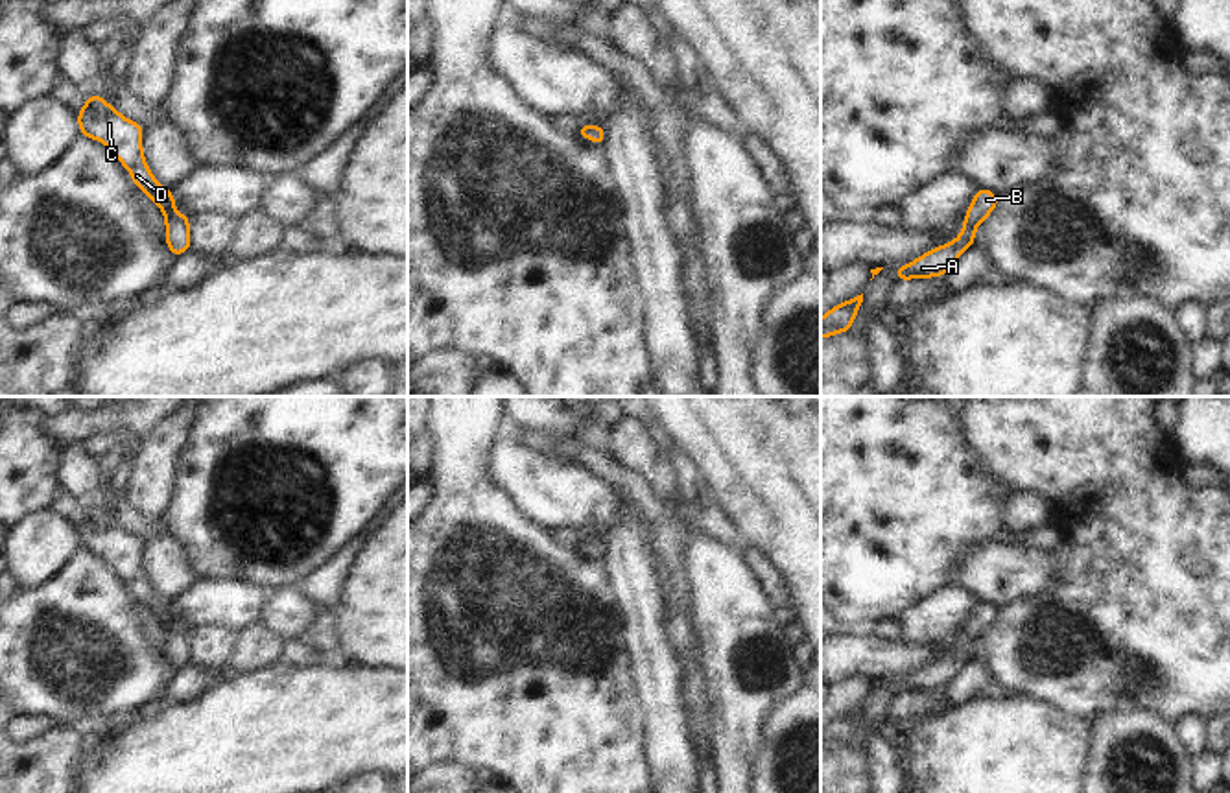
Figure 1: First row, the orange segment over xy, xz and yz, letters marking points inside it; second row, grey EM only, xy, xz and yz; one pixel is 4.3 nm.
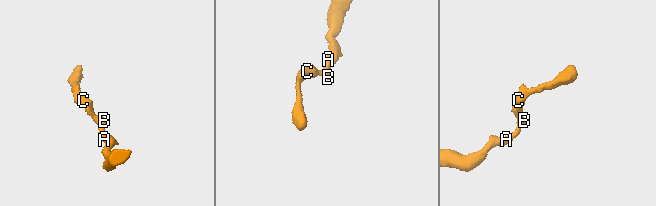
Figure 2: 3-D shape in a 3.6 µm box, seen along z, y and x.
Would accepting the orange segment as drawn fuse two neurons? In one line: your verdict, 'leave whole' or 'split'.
leave whole

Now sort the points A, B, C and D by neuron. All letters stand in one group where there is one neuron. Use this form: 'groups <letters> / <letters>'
groups A B C D

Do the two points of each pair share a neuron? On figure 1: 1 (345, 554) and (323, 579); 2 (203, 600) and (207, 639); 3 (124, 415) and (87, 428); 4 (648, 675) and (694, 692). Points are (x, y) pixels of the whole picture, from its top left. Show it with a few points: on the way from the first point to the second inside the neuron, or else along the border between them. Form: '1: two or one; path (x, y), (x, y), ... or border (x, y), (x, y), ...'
1: one; path (342, 559), (329, 574)
2: two; border (192, 627), (224, 626), (236, 633)
3: one; path (115, 419), (96, 421)
4: two; border (681, 679), (681, 698), (690, 731)

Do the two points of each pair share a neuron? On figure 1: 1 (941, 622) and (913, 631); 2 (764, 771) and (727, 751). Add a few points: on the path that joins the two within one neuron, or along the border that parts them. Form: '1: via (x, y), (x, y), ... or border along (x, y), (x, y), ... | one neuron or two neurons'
1: via (934, 622), (921, 626) | one neuron
2: border along (766, 723), (749, 773) | two neurons

